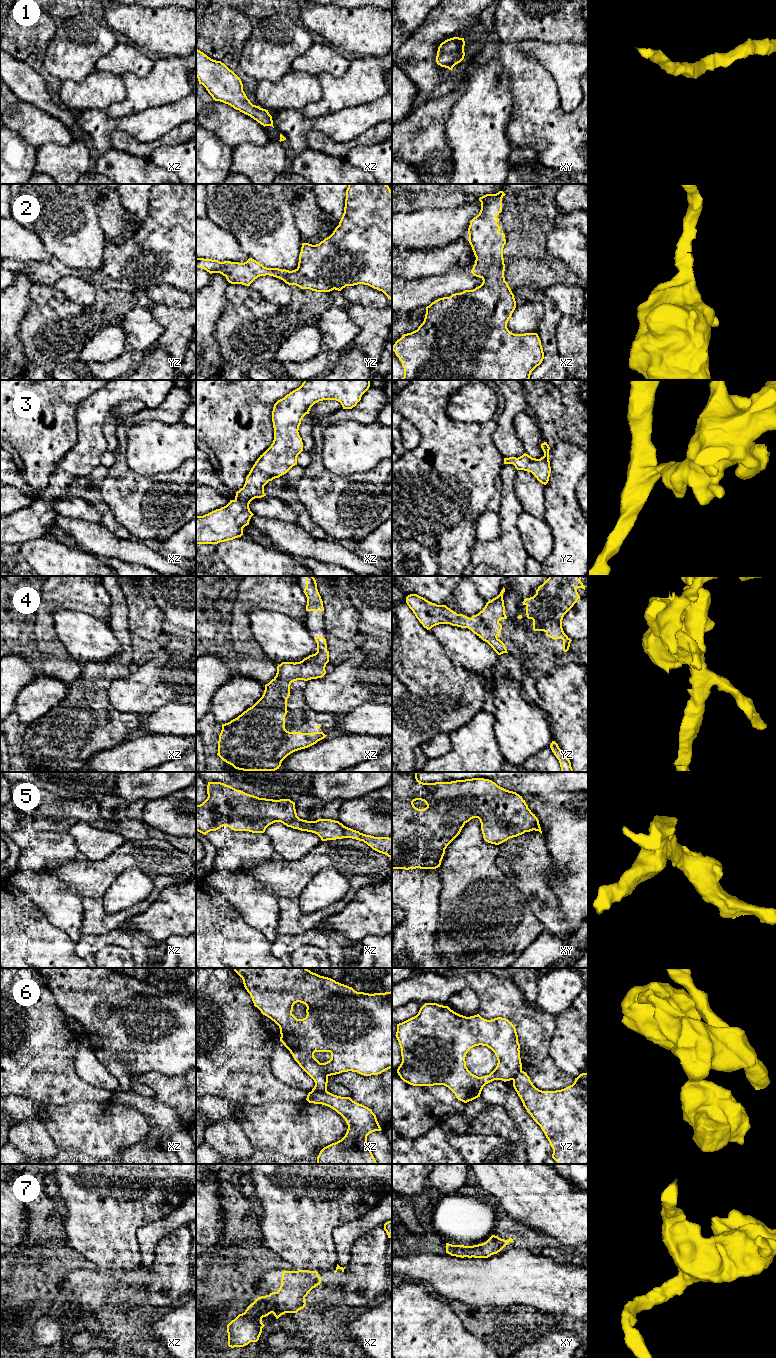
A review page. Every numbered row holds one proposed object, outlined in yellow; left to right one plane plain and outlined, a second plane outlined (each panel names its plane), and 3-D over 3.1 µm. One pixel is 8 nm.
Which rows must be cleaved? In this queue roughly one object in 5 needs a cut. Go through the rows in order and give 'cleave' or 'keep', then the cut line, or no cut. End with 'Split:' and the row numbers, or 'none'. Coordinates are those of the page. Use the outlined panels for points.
1: keep; cut none
2: keep; cut none
3: keep; cut none
4: keep; cut none
5: keep; cut none
6: cleave; cut xz (326, 1090), (311, 1092)
7: keep; cut none
Split: 6

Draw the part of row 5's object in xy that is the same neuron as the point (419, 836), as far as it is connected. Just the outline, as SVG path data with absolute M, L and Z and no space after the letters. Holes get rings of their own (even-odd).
M392 772L392 869L436 869L440 867L447 846L460 834L464 825L473 818L478 818L481 823L483 838L486 842L499 845L510 838L517 837L530 831L539 831L542 834L538 818L531 812L525 800L516 792L506 790L498 786L495 782L484 778L472 778L456 780L451 782L423 783L418 780L417 772ZM416 800L424 801L427 805L424 809L418 809L413 802Z

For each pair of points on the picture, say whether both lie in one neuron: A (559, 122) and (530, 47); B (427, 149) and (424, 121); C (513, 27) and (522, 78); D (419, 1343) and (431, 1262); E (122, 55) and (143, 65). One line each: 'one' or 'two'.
A: two
B: one
C: two
D: two
E: one

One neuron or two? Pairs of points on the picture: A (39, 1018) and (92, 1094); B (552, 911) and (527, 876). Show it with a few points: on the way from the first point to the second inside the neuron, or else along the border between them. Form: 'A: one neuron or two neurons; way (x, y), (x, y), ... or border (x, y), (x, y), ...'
A: one neuron; way (39, 1038), (39, 1047), (72, 1080)
B: one neuron; way (548, 902), (537, 891), (535, 885)

